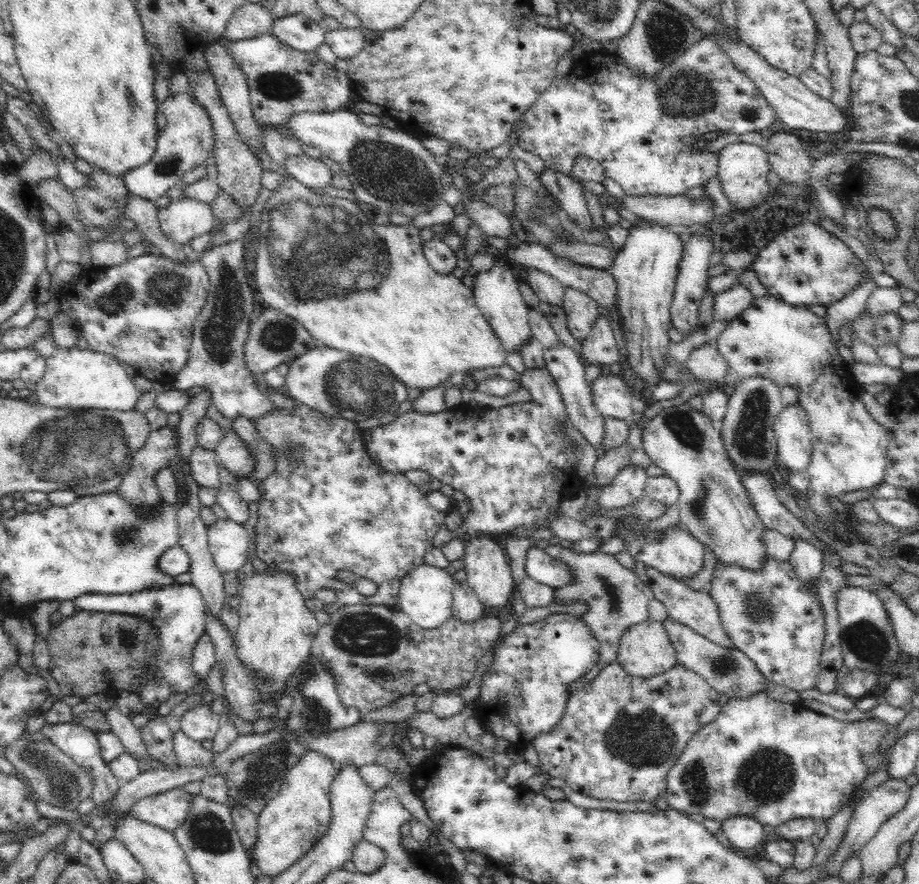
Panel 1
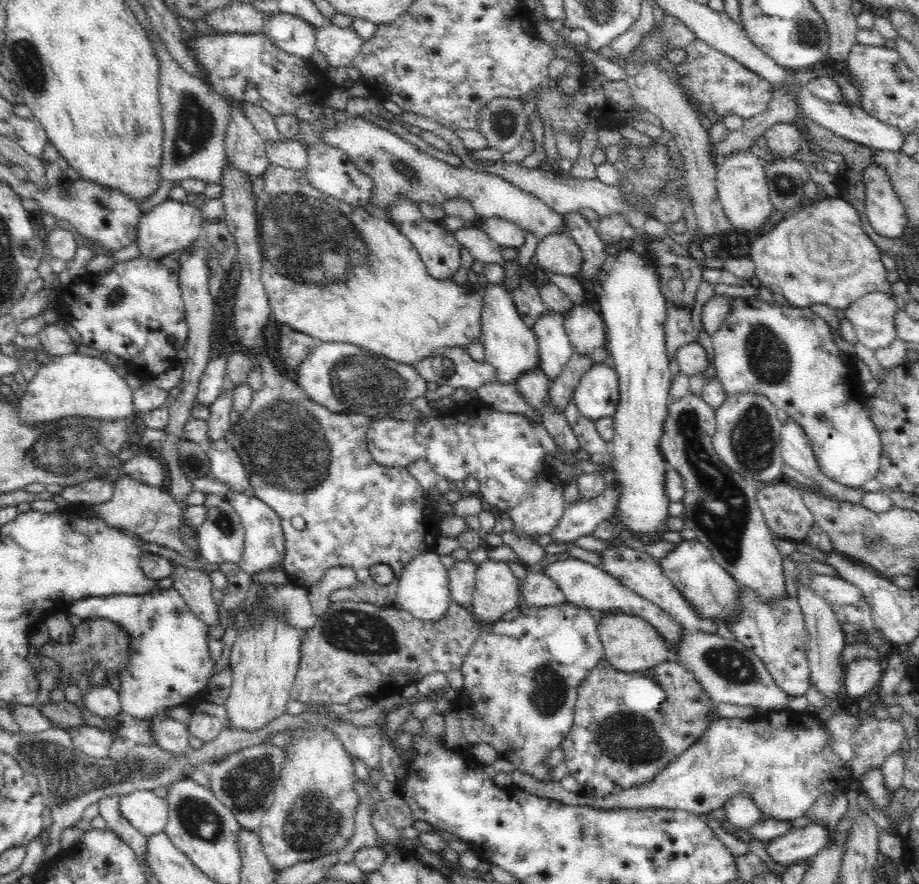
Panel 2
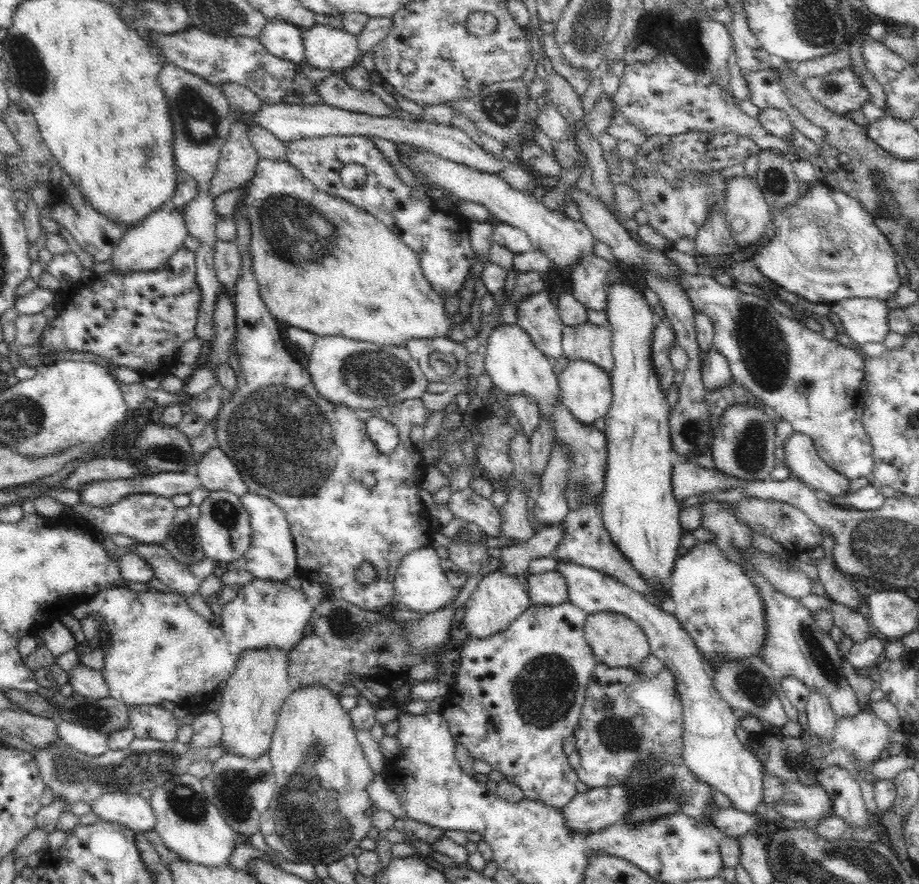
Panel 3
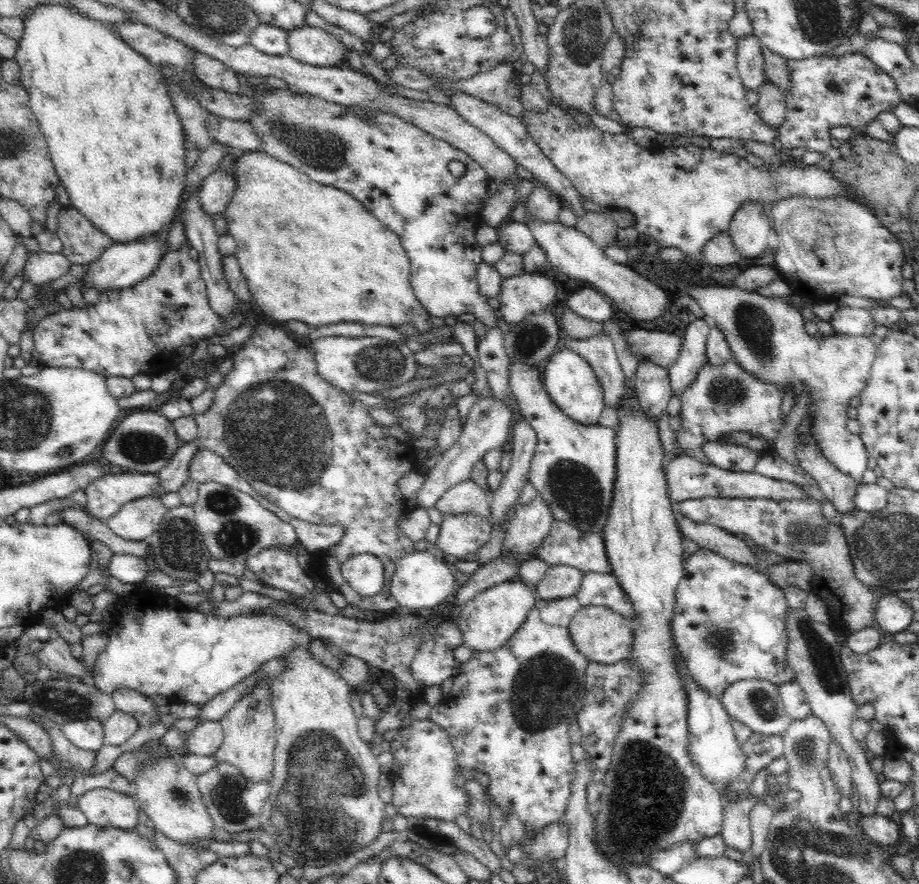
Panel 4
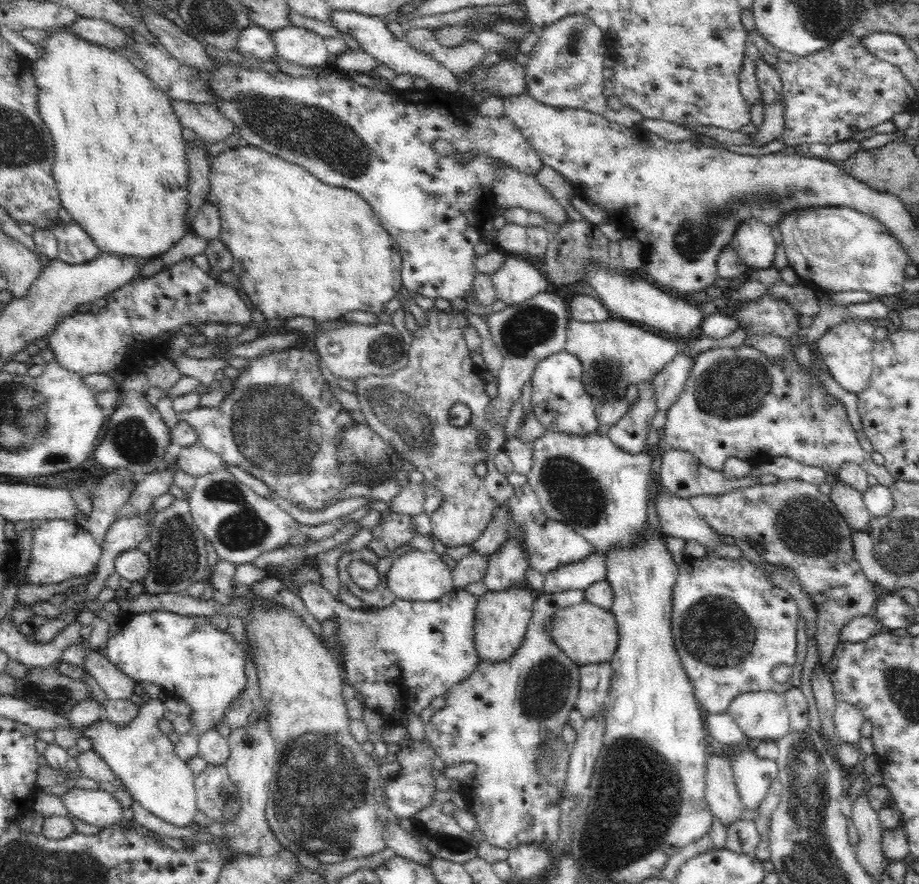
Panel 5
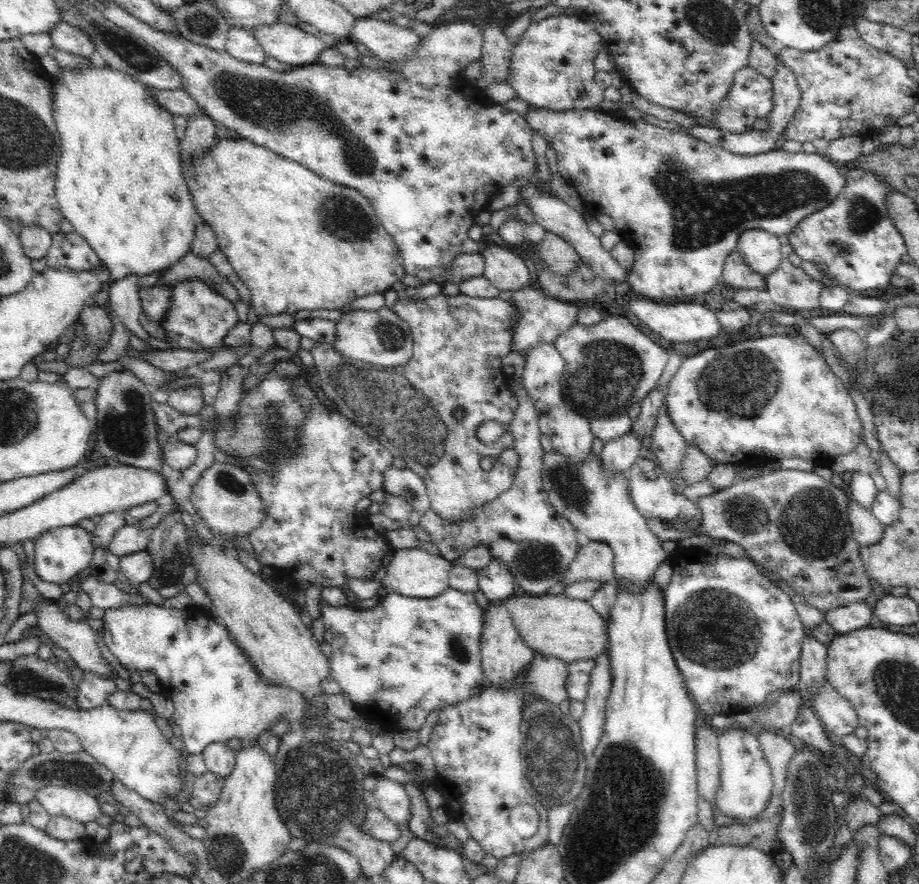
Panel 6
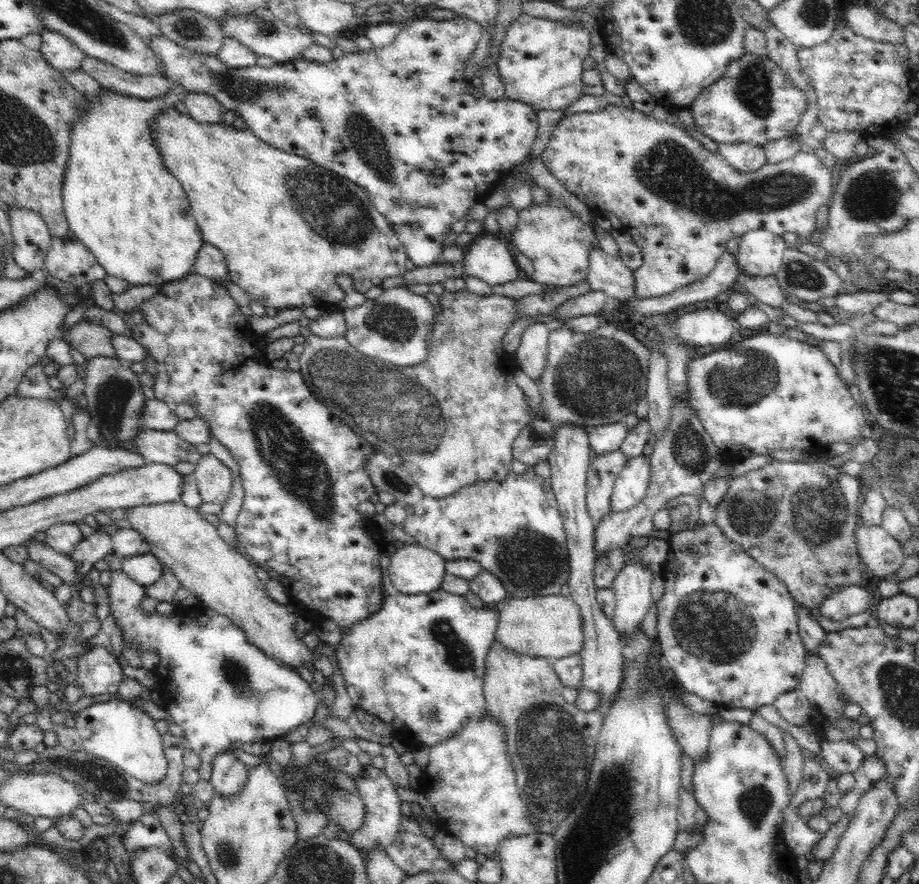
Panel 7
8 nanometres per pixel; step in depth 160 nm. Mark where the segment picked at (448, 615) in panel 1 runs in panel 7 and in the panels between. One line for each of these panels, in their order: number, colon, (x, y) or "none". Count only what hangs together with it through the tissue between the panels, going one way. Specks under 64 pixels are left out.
2: (423, 589)
3: (420, 584)
4: (420, 583)
5: (416, 576)
6: (414, 573)
7: (414, 570)

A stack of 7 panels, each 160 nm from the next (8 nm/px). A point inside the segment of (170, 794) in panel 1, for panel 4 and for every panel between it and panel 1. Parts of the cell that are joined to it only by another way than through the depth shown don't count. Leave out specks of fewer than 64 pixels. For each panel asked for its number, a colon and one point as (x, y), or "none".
2: (148, 813)
3: (131, 810)
4: (103, 807)

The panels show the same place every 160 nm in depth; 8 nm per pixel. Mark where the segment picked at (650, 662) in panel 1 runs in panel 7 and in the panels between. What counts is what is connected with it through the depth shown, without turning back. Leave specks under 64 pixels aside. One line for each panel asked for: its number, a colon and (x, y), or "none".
2: (630, 643)
3: (618, 642)
4: (603, 636)
5: (588, 634)
6: (570, 630)
7: (551, 627)

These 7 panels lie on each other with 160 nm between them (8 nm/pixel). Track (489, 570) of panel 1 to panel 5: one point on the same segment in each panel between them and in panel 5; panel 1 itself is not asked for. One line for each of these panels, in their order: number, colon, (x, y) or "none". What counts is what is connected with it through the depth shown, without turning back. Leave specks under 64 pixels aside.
2: (496, 590)
3: (499, 597)
4: (486, 622)
5: (500, 620)

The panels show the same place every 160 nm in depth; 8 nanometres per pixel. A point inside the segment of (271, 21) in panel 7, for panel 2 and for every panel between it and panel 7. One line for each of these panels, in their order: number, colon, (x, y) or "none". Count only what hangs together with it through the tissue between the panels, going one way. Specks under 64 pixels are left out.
2: (341, 46)
3: (334, 49)
4: (311, 45)
5: (301, 46)
6: (288, 43)

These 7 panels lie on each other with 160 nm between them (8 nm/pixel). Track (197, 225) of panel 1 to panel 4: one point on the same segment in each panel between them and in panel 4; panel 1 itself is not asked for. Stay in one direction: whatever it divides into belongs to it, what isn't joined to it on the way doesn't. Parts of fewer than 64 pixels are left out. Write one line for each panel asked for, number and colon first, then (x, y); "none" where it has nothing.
2: (173, 225)
3: (147, 246)
4: (123, 264)

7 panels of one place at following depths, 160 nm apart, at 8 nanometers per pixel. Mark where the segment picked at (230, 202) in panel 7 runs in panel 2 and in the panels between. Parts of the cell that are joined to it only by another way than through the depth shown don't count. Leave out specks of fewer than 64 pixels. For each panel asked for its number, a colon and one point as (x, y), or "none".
2: (391, 305)
3: (370, 287)
4: (311, 253)
5: (301, 248)
6: (298, 242)

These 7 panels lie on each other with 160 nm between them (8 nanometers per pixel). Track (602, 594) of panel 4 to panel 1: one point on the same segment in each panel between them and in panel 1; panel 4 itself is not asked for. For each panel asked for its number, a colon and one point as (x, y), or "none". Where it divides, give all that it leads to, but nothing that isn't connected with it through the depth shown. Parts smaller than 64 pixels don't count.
1: (744, 833)
2: (583, 585)
3: (711, 750)

